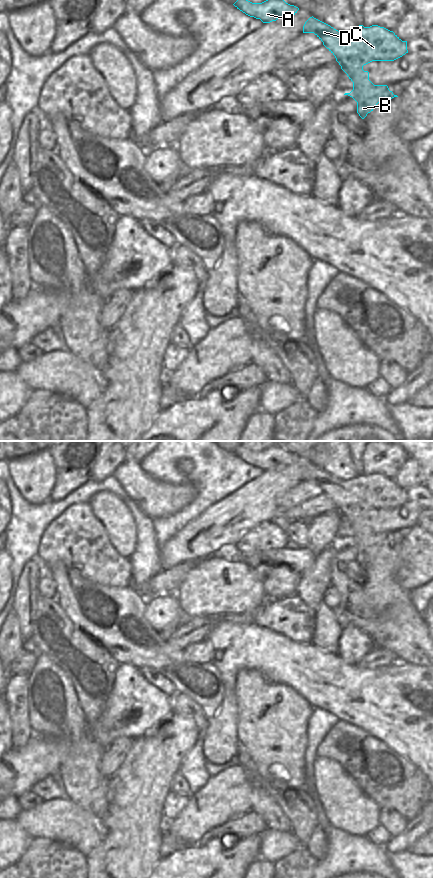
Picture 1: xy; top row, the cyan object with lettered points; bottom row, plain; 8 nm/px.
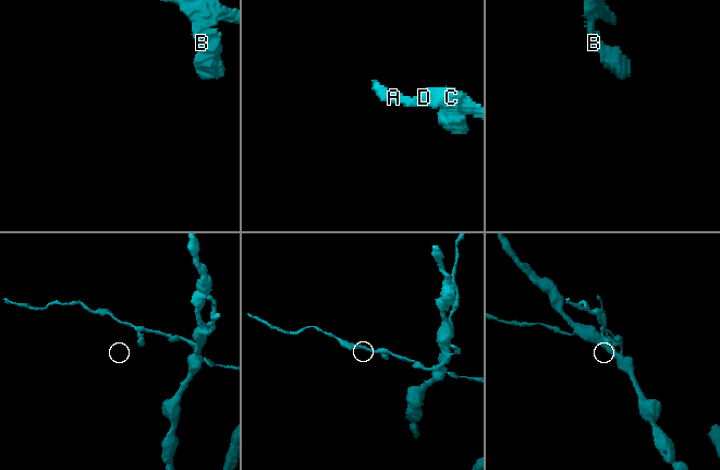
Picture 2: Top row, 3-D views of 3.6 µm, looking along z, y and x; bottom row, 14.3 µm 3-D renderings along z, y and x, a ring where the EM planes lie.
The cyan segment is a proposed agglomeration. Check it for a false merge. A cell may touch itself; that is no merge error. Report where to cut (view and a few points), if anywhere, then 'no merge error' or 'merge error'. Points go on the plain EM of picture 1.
cut none; no merge error

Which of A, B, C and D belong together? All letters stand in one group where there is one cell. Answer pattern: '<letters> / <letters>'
A B C D

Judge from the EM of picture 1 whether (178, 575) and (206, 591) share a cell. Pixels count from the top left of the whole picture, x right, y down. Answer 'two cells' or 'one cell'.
two cells

